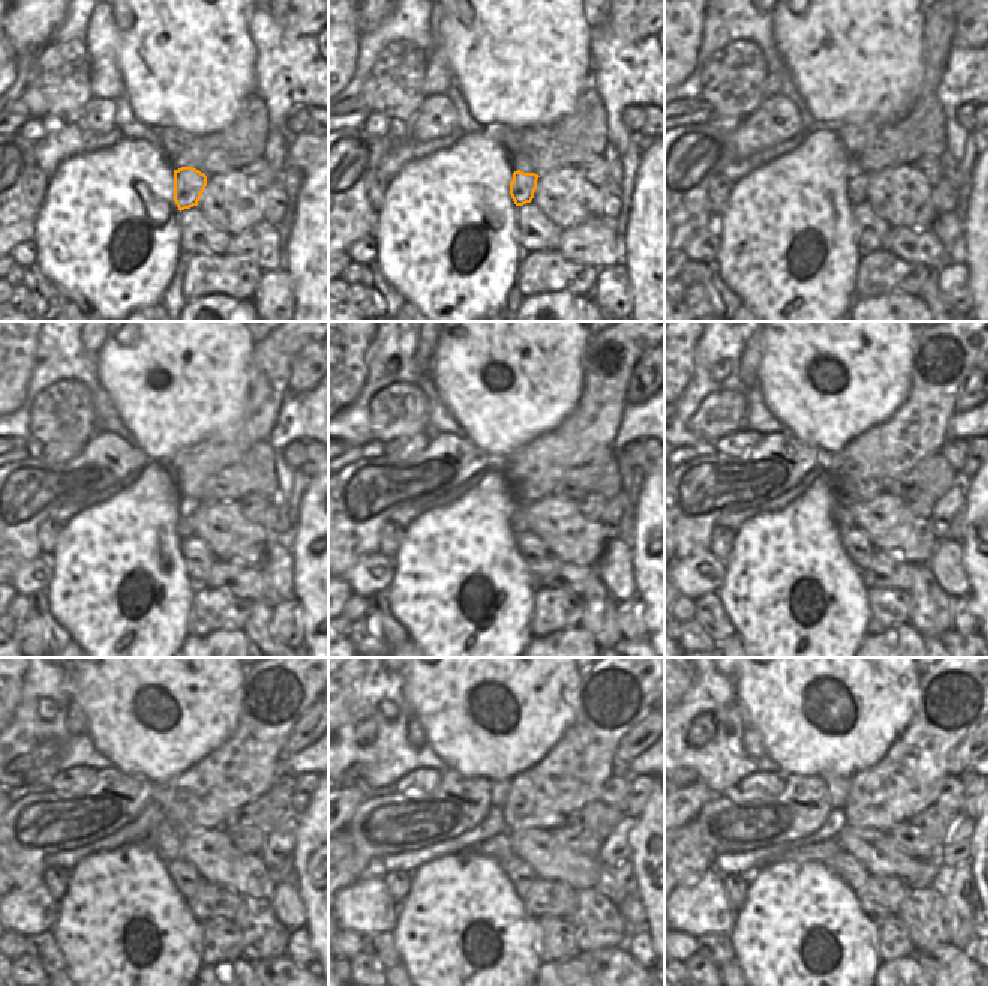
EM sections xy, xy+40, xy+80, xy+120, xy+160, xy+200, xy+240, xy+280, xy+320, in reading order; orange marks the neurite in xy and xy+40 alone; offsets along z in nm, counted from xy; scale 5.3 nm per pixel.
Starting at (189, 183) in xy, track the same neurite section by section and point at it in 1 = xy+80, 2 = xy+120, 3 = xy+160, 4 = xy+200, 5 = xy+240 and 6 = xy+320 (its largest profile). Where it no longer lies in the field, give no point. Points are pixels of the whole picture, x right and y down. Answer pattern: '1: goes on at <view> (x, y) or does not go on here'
1: goes on at xy+80 (856, 188)
2: goes on at xy+120 (185, 524)
3: goes on at xy+160 (519, 524)
4: goes on at xy+200 (843, 518)
5: goes on at xy+240 (165, 841)
6: goes on at xy+320 (822, 851)

